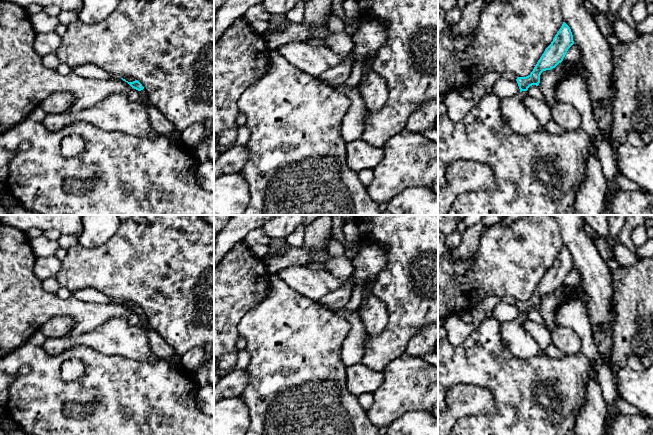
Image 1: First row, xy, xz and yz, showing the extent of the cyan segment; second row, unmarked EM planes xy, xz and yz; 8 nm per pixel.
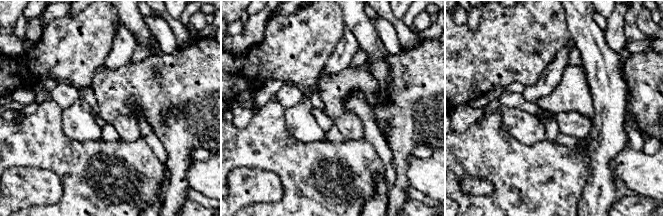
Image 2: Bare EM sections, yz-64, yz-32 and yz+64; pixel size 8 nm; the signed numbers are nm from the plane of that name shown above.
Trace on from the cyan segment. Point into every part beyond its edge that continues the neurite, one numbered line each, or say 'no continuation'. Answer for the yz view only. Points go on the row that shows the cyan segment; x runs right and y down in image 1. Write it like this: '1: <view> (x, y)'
1: yz (520, 119)

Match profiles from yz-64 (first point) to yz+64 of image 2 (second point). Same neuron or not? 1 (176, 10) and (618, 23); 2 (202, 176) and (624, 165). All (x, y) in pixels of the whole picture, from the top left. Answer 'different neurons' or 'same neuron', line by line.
1: same neuron
2: same neuron

